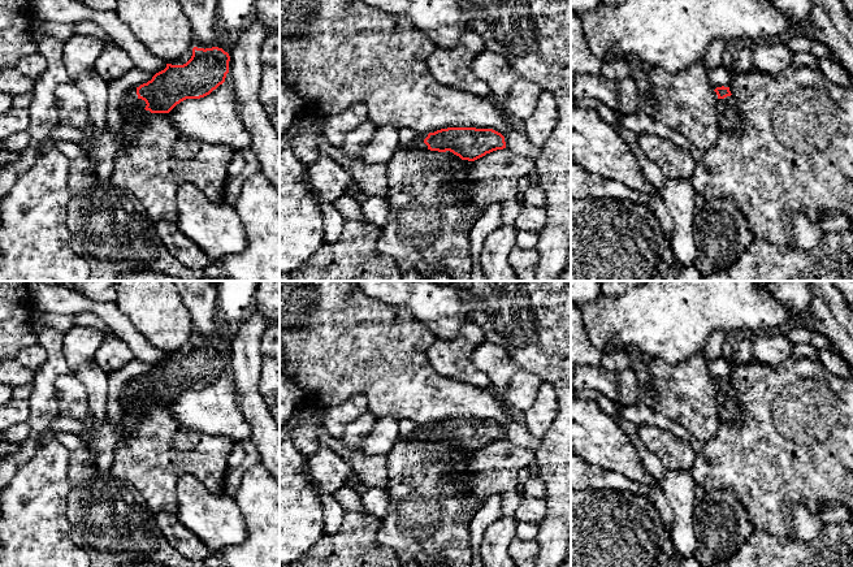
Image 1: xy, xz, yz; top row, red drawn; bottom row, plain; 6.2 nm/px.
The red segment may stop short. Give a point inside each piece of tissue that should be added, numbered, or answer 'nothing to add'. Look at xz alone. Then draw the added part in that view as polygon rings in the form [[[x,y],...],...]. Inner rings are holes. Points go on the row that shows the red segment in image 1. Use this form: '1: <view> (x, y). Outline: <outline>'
1: xz (418, 143). Outline: [[[421,133],[416,139],[413,139],[410,144],[404,146],[412,150],[428,150],[428,146],[424,143],[424,139],[428,137],[429,133]]]

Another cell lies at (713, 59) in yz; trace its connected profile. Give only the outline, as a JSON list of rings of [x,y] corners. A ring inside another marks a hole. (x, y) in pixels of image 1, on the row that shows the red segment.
[[[714,39],[709,48],[707,52],[703,57],[705,66],[710,69],[716,69],[723,65],[723,52],[727,47],[727,43],[722,39]]]

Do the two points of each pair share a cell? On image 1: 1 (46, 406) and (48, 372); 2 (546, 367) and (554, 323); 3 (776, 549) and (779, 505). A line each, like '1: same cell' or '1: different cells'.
1: same cell
2: same cell
3: different cells

